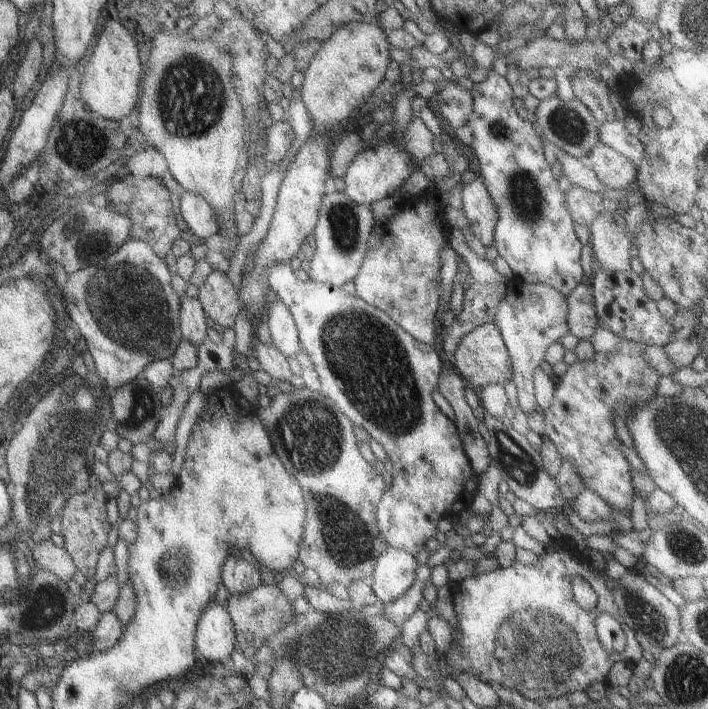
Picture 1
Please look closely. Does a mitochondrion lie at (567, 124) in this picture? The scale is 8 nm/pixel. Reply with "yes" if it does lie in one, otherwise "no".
yes

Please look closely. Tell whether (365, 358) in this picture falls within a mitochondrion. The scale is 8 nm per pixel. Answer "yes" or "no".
yes

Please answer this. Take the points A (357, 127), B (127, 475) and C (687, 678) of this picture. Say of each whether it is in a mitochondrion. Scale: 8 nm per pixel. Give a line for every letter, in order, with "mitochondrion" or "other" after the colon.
A: other
B: other
C: mitochondrion

